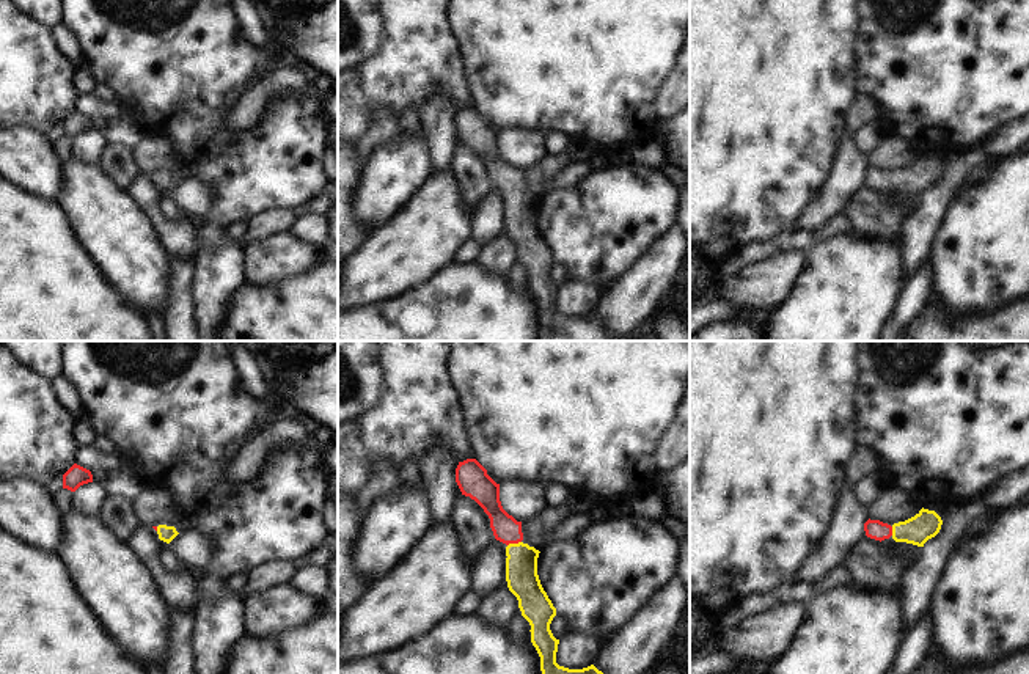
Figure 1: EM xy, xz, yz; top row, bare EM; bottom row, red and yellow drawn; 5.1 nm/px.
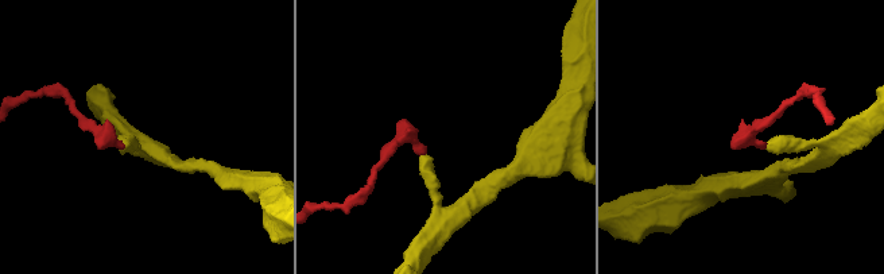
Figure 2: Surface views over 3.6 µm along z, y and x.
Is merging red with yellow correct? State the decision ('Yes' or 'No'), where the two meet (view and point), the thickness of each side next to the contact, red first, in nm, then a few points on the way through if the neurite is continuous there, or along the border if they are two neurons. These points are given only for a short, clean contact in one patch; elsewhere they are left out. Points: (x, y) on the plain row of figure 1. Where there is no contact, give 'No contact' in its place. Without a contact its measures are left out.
Yes. Touches red at xz (514, 190). Thickness 140 nm (red) against 160 nm. Path across: xz (506, 178), (514, 190), (522, 206), (522, 225).

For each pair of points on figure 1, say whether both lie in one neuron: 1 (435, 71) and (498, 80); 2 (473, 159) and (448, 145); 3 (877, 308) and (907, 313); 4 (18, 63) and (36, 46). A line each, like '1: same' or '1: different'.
1: different
2: different
3: different
4: same

